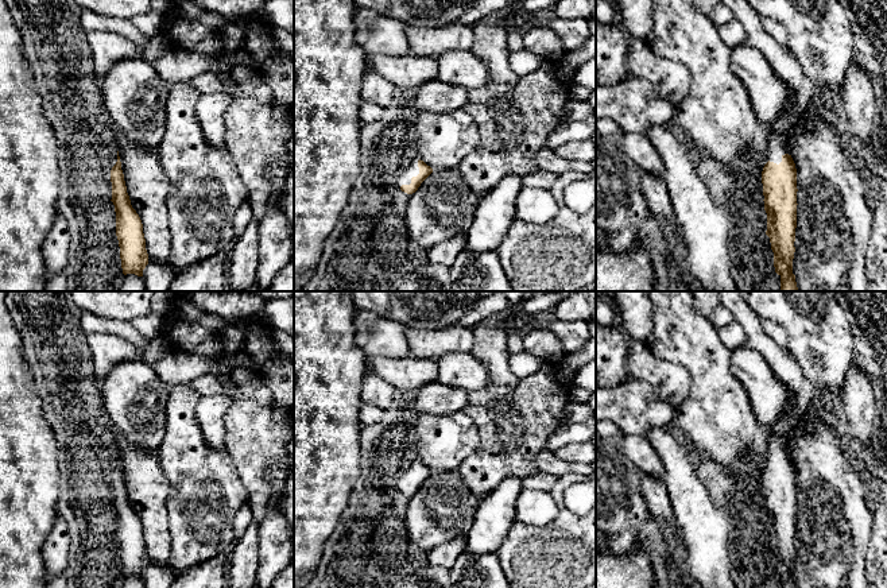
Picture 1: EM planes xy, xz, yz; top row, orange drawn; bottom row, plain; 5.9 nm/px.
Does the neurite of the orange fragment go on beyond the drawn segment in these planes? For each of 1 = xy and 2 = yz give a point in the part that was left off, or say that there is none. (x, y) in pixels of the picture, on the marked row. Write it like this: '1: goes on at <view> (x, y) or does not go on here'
1: goes on at xy (111, 134)
2: goes on at yz (786, 66)

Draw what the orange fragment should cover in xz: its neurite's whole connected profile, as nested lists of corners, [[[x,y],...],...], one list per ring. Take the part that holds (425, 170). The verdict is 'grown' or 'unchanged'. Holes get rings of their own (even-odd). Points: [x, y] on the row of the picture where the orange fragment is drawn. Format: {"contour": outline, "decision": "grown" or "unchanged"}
{"contour": [[[418,156],[411,160],[396,178],[396,190],[402,197],[408,197],[418,190],[421,183],[433,173]]], "decision": "grown"}

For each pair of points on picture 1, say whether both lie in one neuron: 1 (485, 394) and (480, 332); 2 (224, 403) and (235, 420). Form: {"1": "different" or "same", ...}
{"1": "same", "2": "different"}

